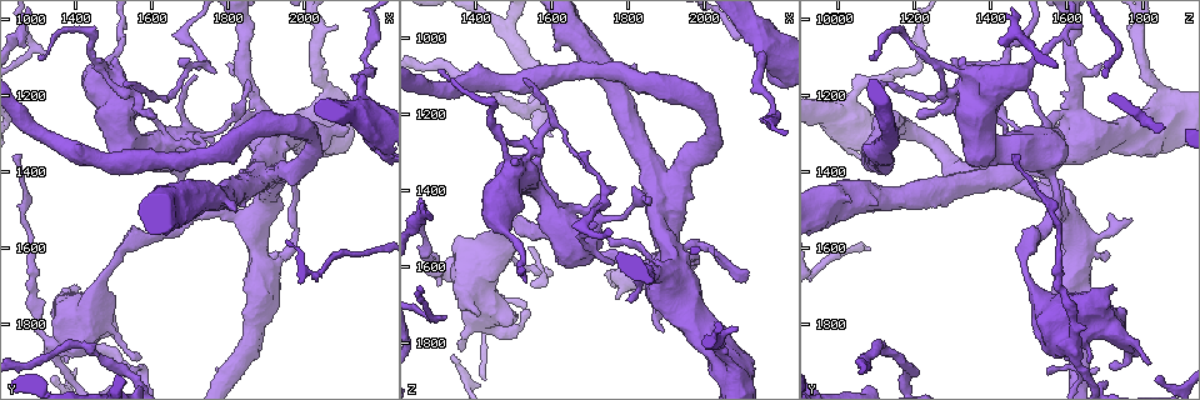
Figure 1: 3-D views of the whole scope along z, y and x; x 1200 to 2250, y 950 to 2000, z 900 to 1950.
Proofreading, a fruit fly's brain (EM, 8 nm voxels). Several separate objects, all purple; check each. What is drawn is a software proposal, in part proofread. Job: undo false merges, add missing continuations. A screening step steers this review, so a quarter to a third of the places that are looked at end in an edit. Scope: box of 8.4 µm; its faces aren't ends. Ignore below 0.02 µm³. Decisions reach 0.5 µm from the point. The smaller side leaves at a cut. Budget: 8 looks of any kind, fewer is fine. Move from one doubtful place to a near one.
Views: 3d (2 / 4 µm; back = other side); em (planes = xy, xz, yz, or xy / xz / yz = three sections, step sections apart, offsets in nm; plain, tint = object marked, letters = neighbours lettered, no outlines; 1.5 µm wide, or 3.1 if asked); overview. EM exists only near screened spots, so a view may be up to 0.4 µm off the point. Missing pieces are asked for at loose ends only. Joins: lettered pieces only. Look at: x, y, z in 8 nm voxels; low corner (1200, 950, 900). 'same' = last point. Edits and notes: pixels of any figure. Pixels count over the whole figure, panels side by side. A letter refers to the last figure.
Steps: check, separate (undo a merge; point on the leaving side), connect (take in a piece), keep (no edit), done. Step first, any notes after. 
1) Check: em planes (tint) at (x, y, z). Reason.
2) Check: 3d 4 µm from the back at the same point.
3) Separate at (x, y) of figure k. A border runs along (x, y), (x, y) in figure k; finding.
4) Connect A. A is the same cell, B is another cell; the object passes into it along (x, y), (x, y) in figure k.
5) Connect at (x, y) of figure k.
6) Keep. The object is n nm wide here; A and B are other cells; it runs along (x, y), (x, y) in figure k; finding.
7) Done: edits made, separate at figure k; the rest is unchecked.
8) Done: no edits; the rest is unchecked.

Check: em planes (letters) at (1790, 1120, 1685).

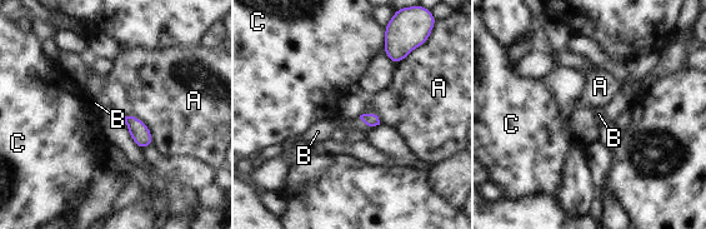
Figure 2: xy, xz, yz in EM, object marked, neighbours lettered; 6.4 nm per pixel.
Connect B. B is the same cell, A and C are other cells; the object passes into it along (369, 119), (366, 124), (328, 127) in figure 2; it goes on there.

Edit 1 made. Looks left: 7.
Check: 3d 2 µm at (1740, 1110, 1435). Sharp bend.

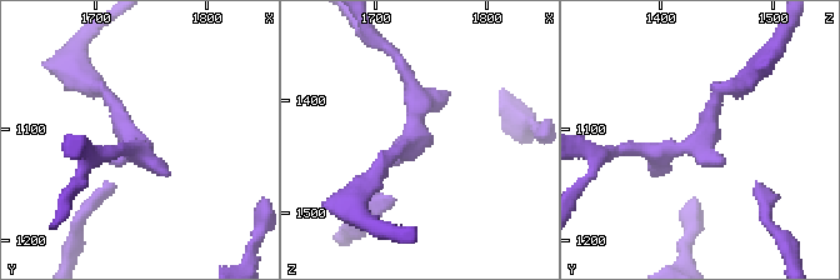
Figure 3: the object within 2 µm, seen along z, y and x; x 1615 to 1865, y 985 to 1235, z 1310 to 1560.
Check: em planes (plain) at (1736, 1114, 1432).

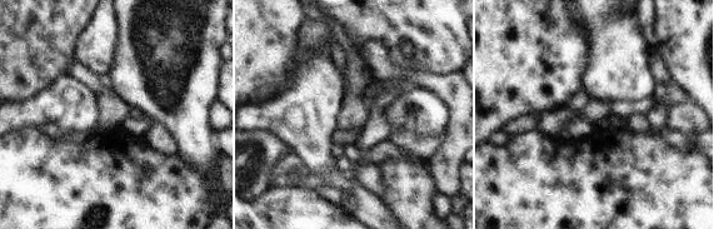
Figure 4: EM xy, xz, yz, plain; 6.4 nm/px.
Check: em planes (letters) at the same point.

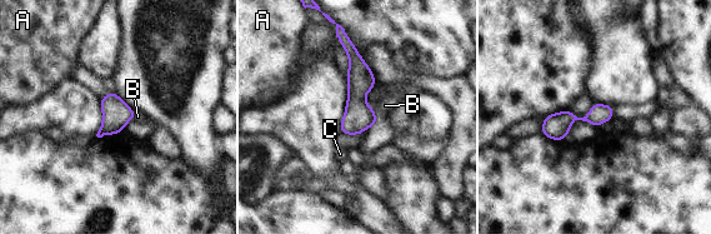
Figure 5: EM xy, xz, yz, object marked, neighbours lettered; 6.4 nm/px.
Keep. A, B and C are other cells; a border runs along (372, 109), (377, 116) in figure 5; all the same neuron.

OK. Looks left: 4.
Check: em xz step 4 (tint) at (1465, 1130, 1490). Sudden change in width.

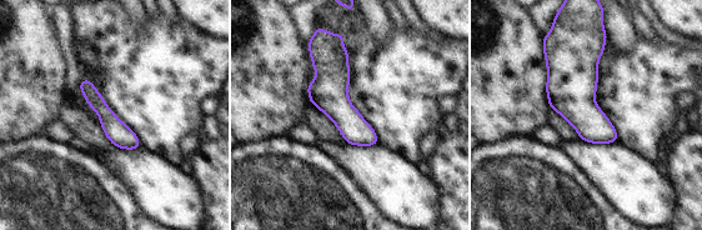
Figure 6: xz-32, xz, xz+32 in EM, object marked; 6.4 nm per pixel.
Check: em planes (letters) at the same point.

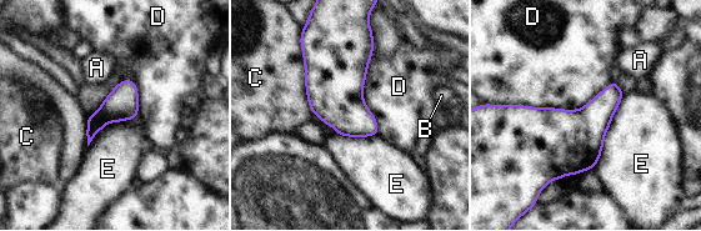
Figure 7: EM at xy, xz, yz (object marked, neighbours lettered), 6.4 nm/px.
Keep. A, B, C, D and E are other cells; a border runs along (611, 80), (576, 109), (504, 105) in figure 7; one neuron here.

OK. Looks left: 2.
Done: edits made, connect at figure 2; the rest is unchecked.

